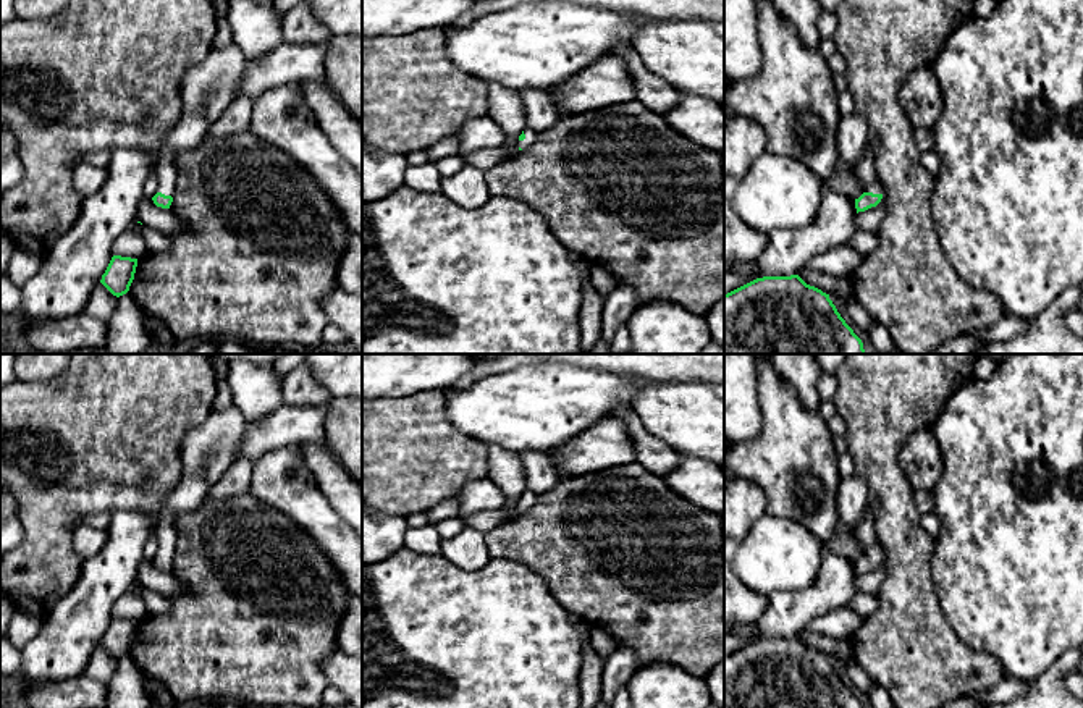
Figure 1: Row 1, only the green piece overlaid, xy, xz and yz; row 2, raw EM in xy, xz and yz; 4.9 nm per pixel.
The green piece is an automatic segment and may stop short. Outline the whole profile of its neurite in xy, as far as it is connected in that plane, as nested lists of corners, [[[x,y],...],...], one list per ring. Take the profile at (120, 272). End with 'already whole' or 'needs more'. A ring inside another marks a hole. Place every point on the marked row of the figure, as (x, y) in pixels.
[[[113,255],[100,283],[116,297],[126,294],[134,280],[137,259]]] | already whole

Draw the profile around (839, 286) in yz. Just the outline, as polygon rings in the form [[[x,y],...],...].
[[[802,270],[799,276],[810,286],[832,294],[837,301],[845,301],[853,296],[850,276],[834,276],[815,270]]]

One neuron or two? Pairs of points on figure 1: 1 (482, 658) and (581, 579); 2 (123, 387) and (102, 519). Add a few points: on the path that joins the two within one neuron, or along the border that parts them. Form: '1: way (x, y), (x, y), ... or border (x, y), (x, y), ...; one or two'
1: border (532, 569), (543, 579), (553, 597), (571, 613); two
2: border (110, 511), (86, 514), (80, 526); two

